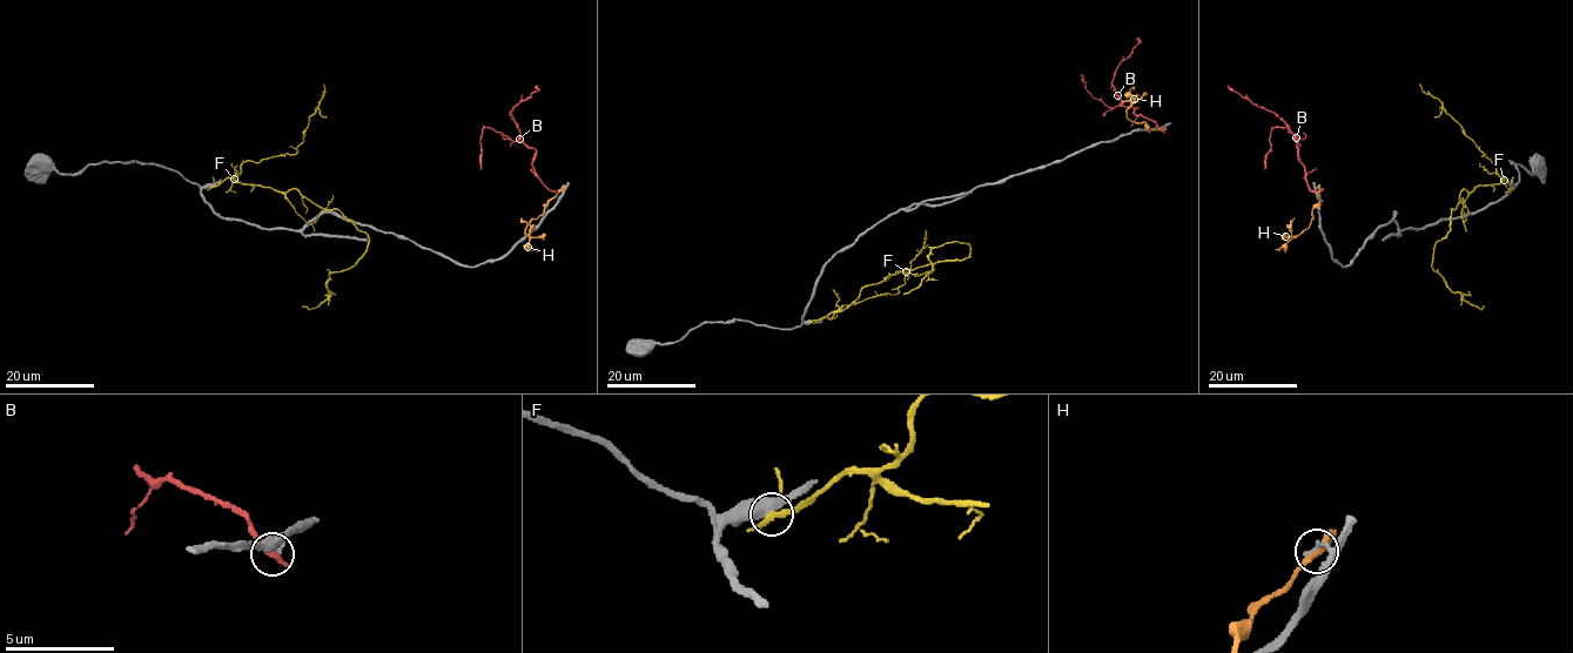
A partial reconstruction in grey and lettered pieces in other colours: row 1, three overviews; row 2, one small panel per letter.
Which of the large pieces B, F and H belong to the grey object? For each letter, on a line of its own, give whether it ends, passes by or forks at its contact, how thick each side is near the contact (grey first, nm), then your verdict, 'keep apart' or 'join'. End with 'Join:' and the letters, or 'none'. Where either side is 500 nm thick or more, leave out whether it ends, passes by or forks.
B: it ends there; 220 nm thick on the grey side, 360 nm on the other; keep apart
F: it forks there; 460 nm thick on the grey side, 190 nm on the other; keep apart
H: it ends there; 240 nm thick on the grey side, 420 nm on the other; keep apart
Join: none

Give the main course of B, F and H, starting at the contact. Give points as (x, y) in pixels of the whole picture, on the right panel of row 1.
B: (1321, 190), (1311, 190), (1289, 127), (1275, 113), (1228, 86)
F: (1511, 187), (1503, 177), (1464, 189), (1433, 251), (1431, 266), (1446, 285), (1484, 307)
H: (1319, 189), (1319, 202), (1311, 222), (1293, 236), (1291, 221), (1295, 219)

